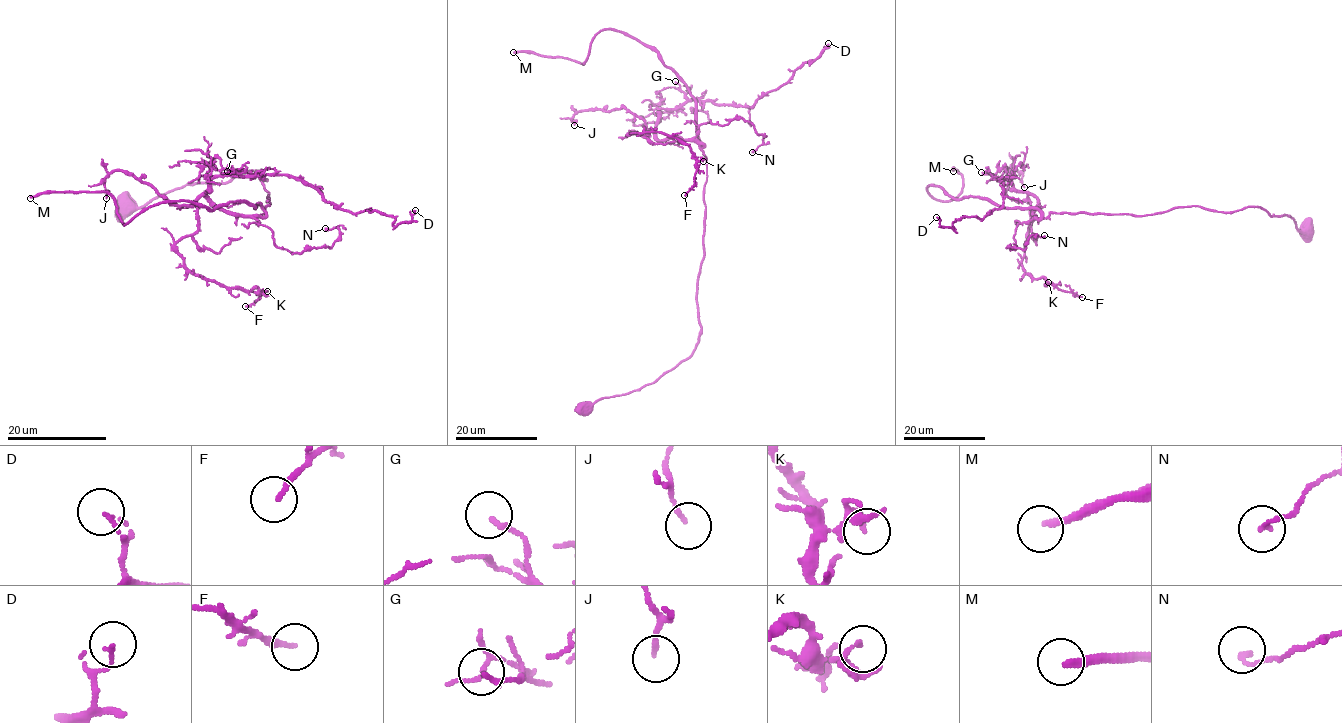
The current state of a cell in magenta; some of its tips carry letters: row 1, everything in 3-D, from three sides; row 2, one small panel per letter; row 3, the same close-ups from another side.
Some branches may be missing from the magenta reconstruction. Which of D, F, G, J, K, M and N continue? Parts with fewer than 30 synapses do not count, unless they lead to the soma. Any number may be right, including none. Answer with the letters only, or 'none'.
M

